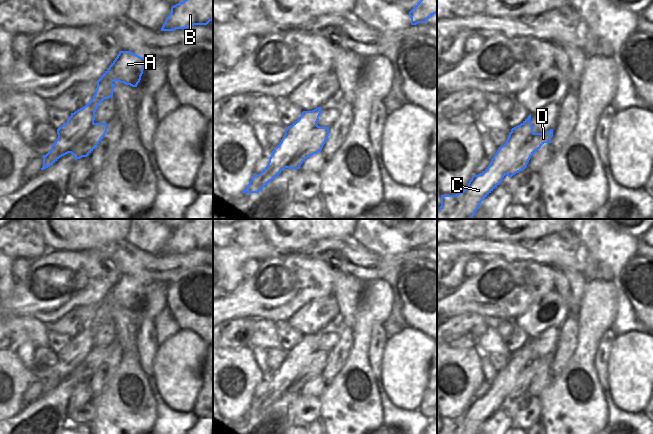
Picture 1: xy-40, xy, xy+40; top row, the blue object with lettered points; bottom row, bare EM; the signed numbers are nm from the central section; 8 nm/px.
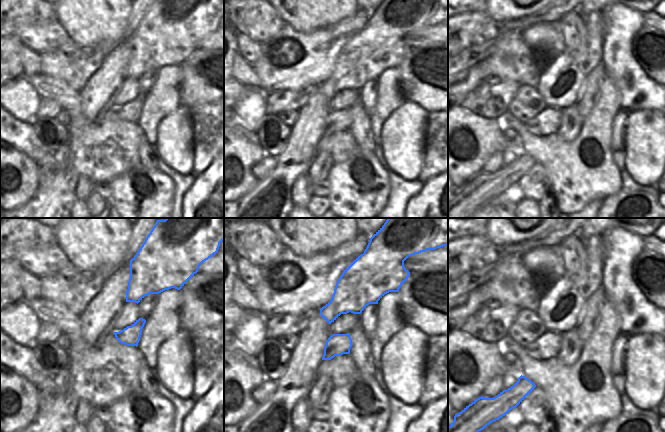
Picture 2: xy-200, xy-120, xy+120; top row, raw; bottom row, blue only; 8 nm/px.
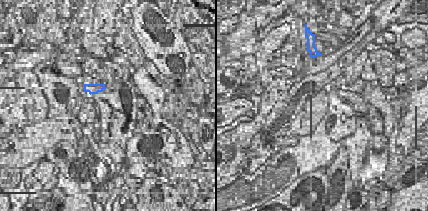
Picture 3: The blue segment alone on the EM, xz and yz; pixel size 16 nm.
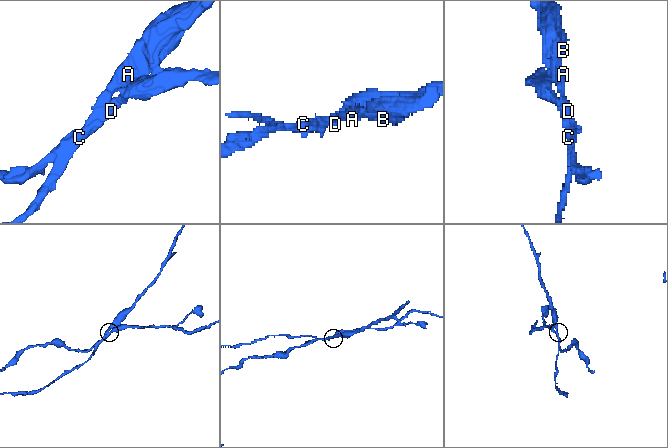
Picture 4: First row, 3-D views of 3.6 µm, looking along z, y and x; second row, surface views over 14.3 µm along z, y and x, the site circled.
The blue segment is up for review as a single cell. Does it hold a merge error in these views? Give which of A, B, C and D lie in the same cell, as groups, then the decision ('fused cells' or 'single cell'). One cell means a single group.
A B C / D | fused cells

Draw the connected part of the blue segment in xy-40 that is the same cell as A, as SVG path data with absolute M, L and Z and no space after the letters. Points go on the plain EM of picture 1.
M130 275L119 276L97 305L93 322L84 331L71 337L67 346L57 353L58 362L51 370L51 374L42 380L43 390L41 394L53 389L60 381L71 377L71 374L85 361L94 347L95 336L99 328L104 323L113 321L114 305L137 311L146 286L146 282Z

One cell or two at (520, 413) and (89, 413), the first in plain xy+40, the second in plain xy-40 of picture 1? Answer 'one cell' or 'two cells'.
one cell

